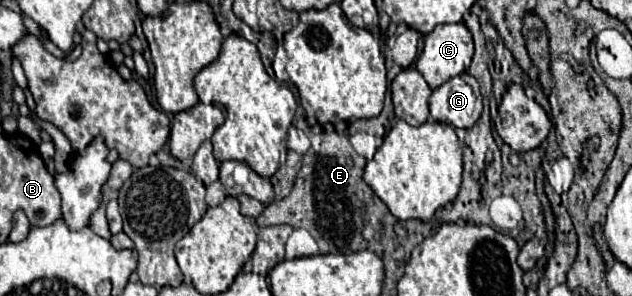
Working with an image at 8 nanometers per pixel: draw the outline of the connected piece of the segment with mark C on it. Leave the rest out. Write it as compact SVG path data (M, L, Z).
M458 22L458 24L440 24L424 38L424 48L422 48L422 54L416 62L416 68L424 76L424 80L428 82L430 88L438 88L448 78L454 78L454 76L462 74L470 66L472 54L474 54L472 34L468 32L468 28L462 22Z

